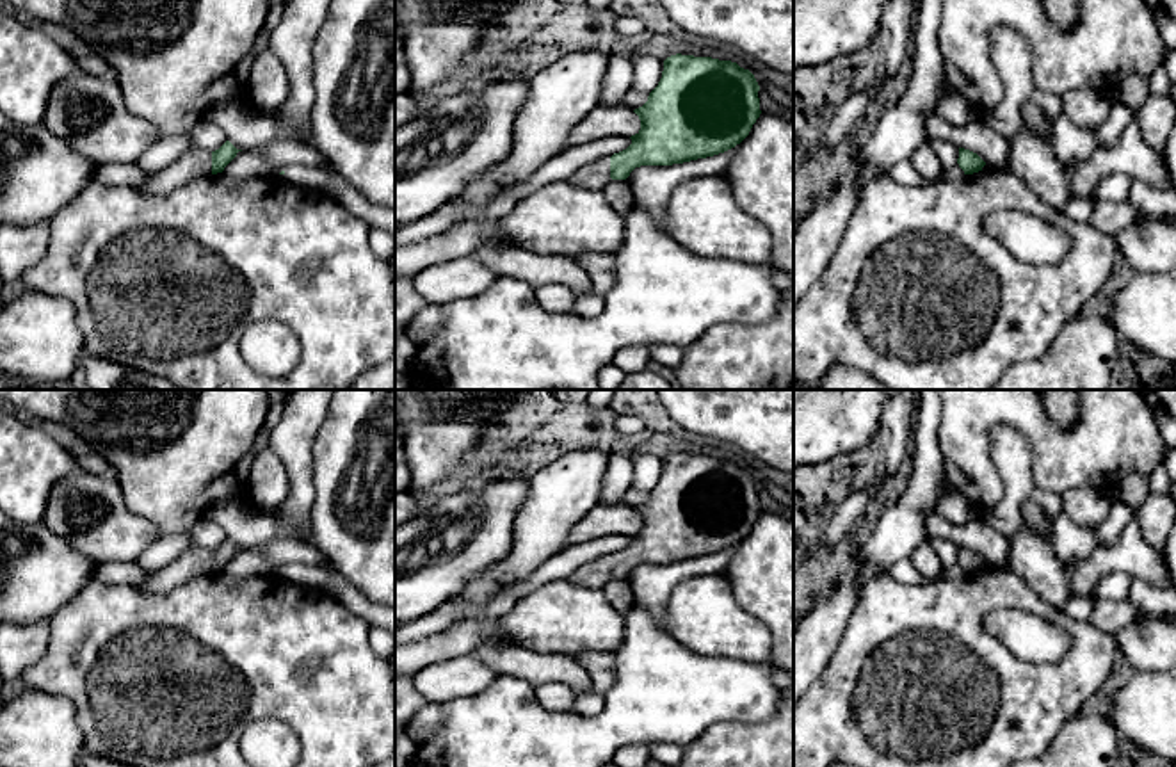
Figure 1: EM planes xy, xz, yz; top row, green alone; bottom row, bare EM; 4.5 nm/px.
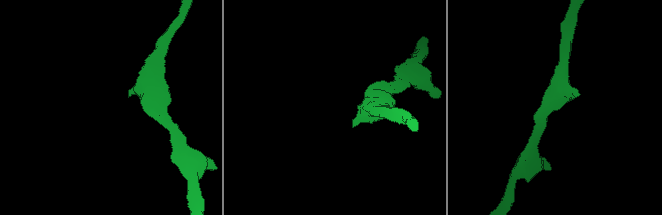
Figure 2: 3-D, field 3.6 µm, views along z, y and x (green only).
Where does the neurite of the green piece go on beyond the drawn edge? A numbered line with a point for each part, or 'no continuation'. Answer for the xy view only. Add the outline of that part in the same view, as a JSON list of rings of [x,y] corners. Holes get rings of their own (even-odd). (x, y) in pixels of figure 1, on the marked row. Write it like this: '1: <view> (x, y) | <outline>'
1: xy (196, 162) | [[[192,148],[171,166],[151,173],[142,187],[135,187],[151,196],[165,196],[183,183],[212,174],[212,151]]]

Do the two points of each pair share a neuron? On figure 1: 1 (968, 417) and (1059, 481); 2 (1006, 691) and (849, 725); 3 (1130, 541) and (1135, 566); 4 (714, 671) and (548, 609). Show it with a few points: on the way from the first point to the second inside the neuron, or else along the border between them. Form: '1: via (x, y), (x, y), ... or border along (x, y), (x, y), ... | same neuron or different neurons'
1: via (997, 413), (1018, 413), (1055, 452) | same neuron
2: via (966, 705), (888, 705) | same neuron
3: via (1130, 547), (1135, 561) | same neuron
4: border along (625, 614), (625, 639), (614, 653) | different neurons

